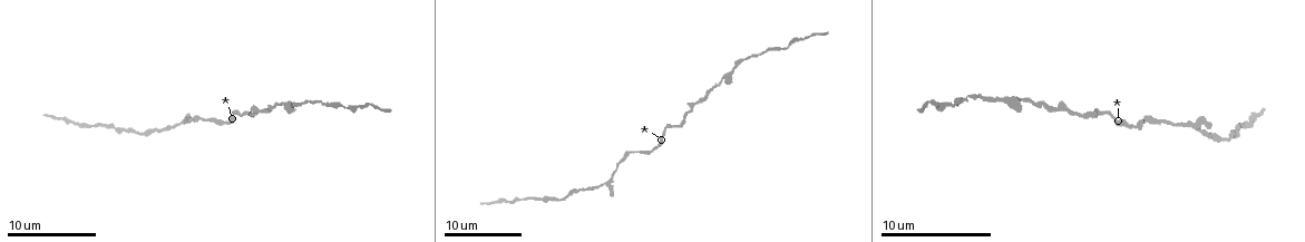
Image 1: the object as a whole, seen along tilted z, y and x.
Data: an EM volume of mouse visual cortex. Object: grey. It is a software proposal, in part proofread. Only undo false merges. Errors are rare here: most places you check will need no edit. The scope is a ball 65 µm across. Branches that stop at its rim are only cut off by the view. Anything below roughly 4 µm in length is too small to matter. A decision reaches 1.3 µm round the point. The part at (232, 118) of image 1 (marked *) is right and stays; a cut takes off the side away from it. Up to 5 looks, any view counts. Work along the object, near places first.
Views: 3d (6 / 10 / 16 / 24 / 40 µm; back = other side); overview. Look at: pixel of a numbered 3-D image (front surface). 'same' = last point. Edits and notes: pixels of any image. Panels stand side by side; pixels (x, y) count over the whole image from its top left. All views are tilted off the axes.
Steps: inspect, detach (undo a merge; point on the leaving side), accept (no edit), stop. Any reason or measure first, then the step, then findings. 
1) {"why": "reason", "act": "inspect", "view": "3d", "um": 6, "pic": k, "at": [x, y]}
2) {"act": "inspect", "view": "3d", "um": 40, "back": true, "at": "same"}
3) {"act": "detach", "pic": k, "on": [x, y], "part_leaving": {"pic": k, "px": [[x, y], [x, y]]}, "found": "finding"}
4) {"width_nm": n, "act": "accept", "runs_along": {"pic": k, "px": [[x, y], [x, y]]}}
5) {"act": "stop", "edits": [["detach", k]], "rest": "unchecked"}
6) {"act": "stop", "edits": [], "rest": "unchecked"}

{"why": "calibre changes", "act": "inspect", "view": "3d", "um": 16, "pic": 1, "at": [281, 104]}

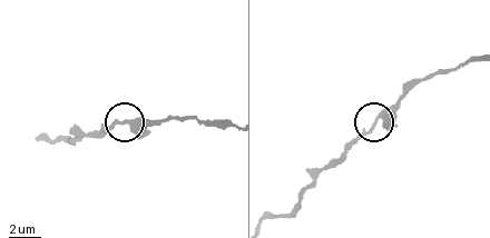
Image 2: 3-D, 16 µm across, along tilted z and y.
{"width_nm": 200, "act": "accept", "runs_along": {"pic": 2, "px": [[42, 138], [71, 141], [120, 124], [154, 124]]}, "found": "all the same neuron"}

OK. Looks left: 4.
{"why": "sudden change in width", "act": "inspect", "view": "3d", "um": 10, "pic": 1, "at": [765, 53]}

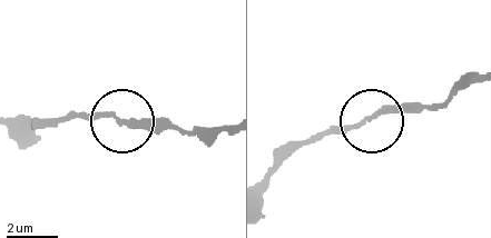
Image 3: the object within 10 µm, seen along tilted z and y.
{"width_nm": 220, "act": "accept", "runs_along": {"pic": 3, "px": [[19, 126], [39, 129], [94, 113], [192, 130]]}, "found": "one neuron here"}

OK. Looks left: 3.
{"why": "sudden change in width", "act": "inspect", "view": "3d", "um": 6, "pic": 1, "at": [557, 198]}

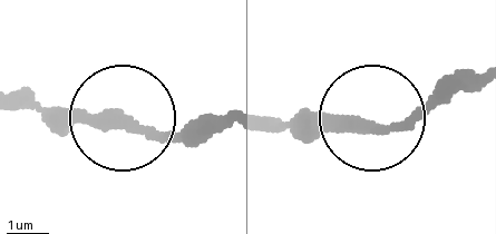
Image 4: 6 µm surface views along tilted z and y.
{"act": "accept", "runs_along": {"pic": 4, "px": [[223, 118], [166, 136], [106, 113], [18, 110]]}, "found": "all the same neuron"}

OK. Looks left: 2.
{"act": "stop", "edits": [], "rest": "unchecked"}

